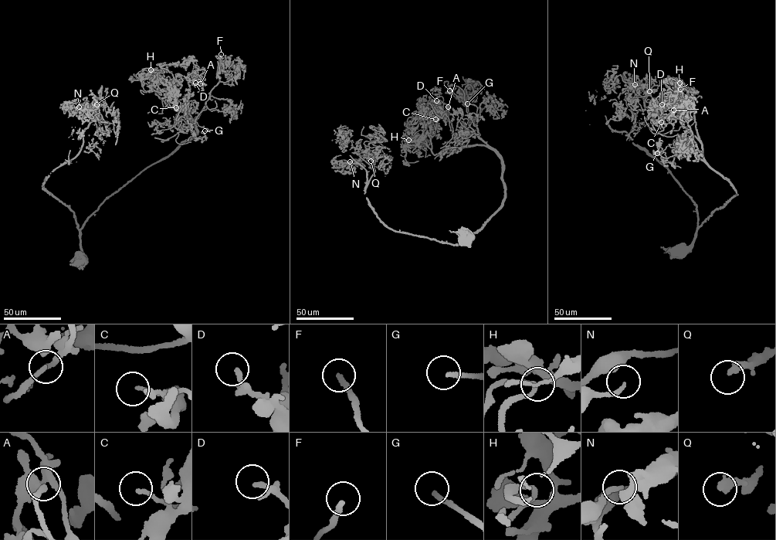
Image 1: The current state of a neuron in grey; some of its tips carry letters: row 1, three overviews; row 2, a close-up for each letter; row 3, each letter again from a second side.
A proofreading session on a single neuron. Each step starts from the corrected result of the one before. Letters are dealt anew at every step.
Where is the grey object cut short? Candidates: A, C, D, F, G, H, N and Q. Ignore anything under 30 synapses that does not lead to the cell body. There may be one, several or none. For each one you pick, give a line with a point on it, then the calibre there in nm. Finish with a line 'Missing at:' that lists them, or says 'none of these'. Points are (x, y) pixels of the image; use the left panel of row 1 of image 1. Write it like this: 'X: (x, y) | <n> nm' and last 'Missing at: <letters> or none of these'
A: (200, 83) | 180 nm
C: (176, 107) | 130 nm
F: (221, 54) | 220 nm
G: (205, 130) | 200 nm
Missing at: A, C, F, G

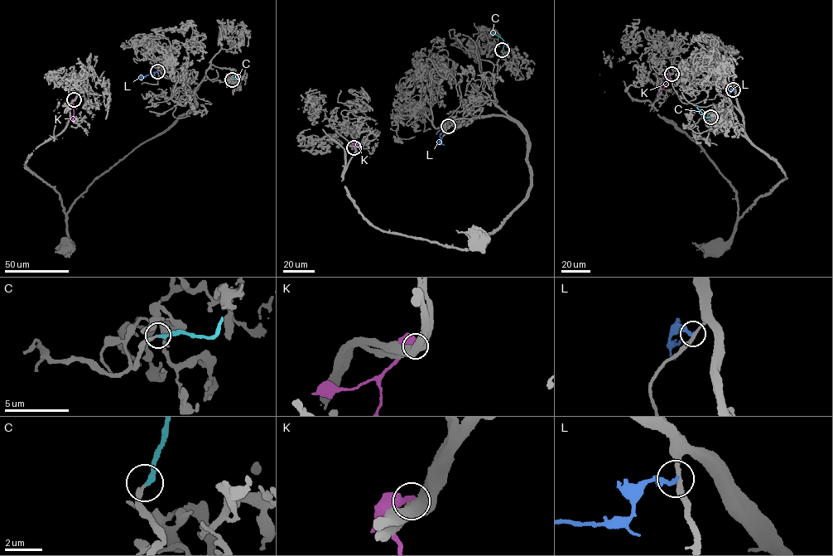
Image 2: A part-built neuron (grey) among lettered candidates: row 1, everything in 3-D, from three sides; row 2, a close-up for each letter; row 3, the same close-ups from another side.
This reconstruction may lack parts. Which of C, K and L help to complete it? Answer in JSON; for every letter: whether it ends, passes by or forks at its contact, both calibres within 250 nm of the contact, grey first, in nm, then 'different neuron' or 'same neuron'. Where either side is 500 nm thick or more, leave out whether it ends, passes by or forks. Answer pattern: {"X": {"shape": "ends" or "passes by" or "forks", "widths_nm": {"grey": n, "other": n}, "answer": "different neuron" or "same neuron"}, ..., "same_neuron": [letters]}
{"C": {"shape": "ends", "widths_nm": {"grey": 170, "other": 280}, "answer": "same neuron"}, "K": {"widths_nm": {"grey": 550, "other": 440}, "answer": "different neuron"}, "L": {"shape": "ends", "widths_nm": {"grey": 240, "other": 200}, "answer": "different neuron"}, "same_neuron": ["C"]}

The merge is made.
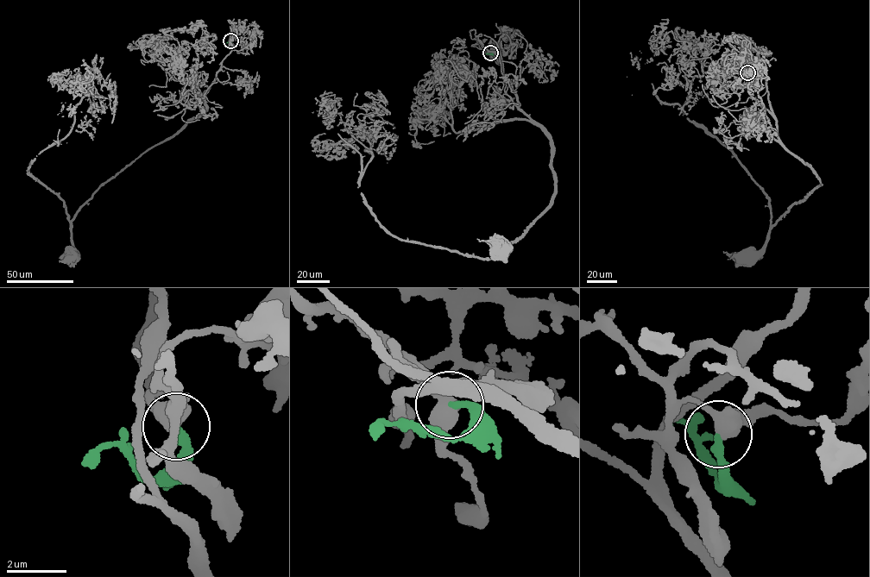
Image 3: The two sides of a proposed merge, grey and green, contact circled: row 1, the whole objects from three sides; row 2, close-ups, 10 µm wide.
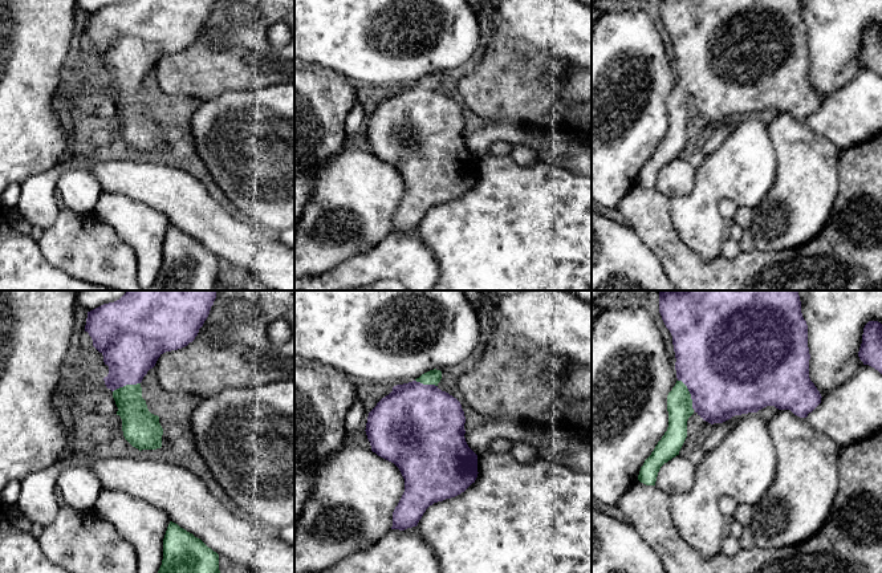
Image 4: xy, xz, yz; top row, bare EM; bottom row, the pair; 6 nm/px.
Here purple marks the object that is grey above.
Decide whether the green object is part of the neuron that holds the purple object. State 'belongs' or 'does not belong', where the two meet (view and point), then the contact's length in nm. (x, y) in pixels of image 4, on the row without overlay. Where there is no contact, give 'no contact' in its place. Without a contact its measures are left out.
belongs; contact yz (690, 96); length 200 nm

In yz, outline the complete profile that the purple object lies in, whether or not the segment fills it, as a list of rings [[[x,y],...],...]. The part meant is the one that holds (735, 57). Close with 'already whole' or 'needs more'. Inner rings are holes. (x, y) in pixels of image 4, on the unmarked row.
[[[659,0],[659,16],[672,38],[678,84],[667,98],[667,134],[641,170],[641,186],[655,188],[661,170],[679,158],[687,141],[687,123],[694,115],[711,127],[767,109],[806,121],[821,106],[822,99],[809,81],[808,28],[800,0]]] | needs more

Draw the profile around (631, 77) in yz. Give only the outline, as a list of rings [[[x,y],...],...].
[[[609,11],[592,27],[592,199],[607,208],[617,208],[619,200],[638,183],[641,170],[651,158],[668,130],[667,98],[675,89],[676,73],[671,66],[663,37],[645,11]]]

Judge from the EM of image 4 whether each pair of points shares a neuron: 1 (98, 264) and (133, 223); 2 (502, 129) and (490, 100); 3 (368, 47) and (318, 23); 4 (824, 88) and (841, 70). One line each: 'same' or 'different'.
1: different
2: different
3: same
4: same

